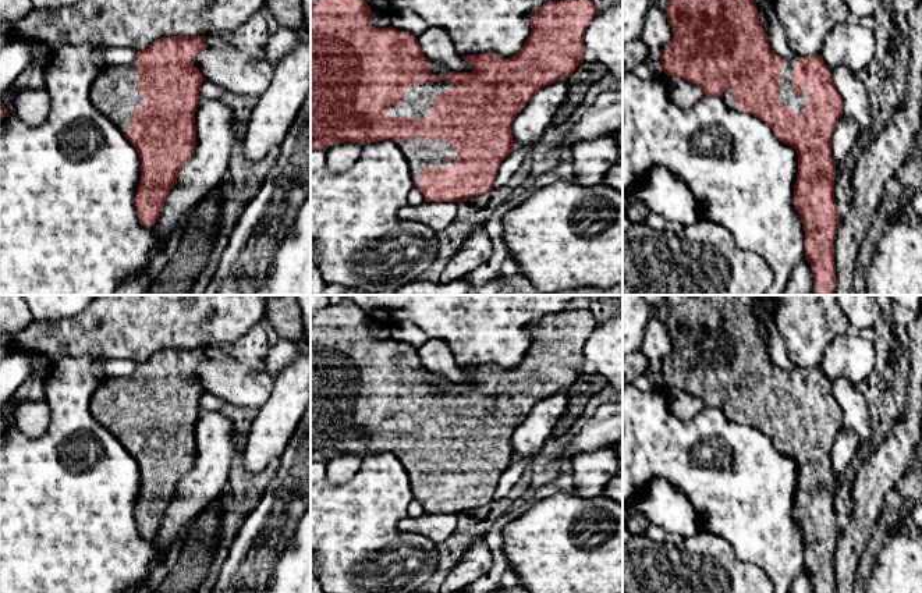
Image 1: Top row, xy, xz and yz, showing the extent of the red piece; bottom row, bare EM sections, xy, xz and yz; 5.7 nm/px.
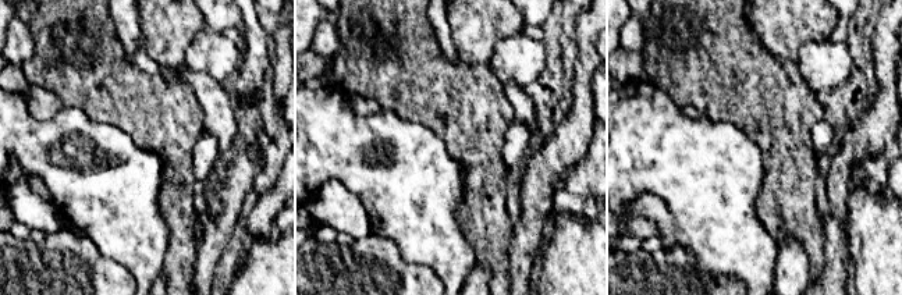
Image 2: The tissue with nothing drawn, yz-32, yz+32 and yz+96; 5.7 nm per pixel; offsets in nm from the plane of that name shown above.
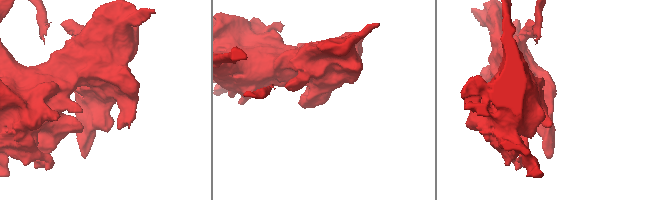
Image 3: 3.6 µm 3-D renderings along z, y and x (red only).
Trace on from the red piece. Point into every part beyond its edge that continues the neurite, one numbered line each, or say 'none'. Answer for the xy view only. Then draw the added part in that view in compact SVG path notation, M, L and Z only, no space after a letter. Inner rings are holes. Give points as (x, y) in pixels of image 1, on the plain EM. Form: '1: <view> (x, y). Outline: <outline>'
1: xy (105, 405). Outline: M136 369L128 376L106 379L89 402L92 416L123 445L130 444L132 420L146 416L138 404Z

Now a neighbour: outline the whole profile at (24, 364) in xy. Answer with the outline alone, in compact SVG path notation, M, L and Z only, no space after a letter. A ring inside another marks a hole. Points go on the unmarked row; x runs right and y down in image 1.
M18 348L0 361L0 413L6 423L15 426L11 400L14 393L29 379L42 379L52 359L28 348Z

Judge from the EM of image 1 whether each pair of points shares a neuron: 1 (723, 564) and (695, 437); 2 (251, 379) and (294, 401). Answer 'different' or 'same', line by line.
1: different
2: different

